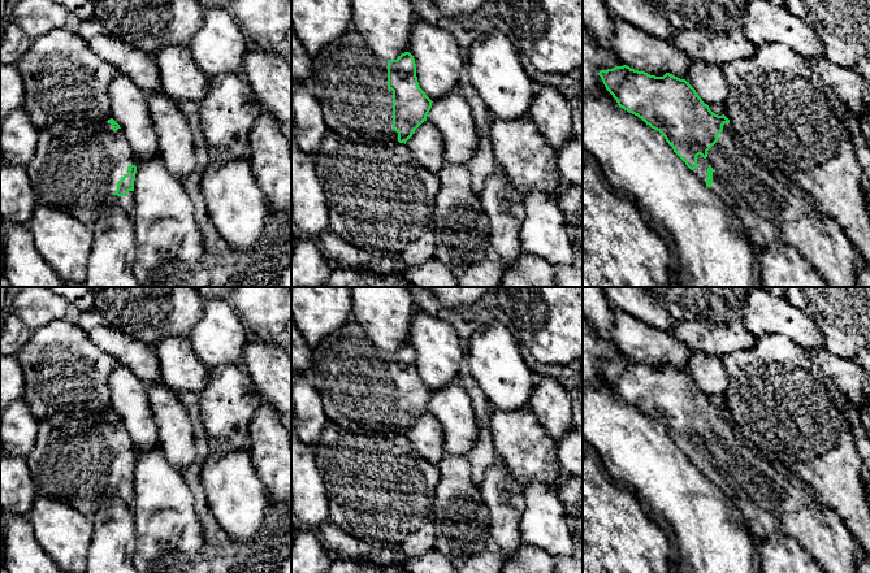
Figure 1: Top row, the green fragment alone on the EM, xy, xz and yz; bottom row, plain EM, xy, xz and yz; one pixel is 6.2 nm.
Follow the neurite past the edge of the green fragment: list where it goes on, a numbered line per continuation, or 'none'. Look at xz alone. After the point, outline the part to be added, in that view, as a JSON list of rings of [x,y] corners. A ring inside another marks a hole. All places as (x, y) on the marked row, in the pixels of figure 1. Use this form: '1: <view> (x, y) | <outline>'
1: xz (350, 81) | [[[347,29],[311,57],[310,86],[319,99],[329,130],[398,142],[393,130],[393,91],[388,88],[388,60],[378,57],[355,29]]]

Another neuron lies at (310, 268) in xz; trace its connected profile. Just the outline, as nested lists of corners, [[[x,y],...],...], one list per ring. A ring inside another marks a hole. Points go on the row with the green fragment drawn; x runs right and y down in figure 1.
[[[297,240],[291,251],[291,287],[323,287],[330,270],[315,240]]]

